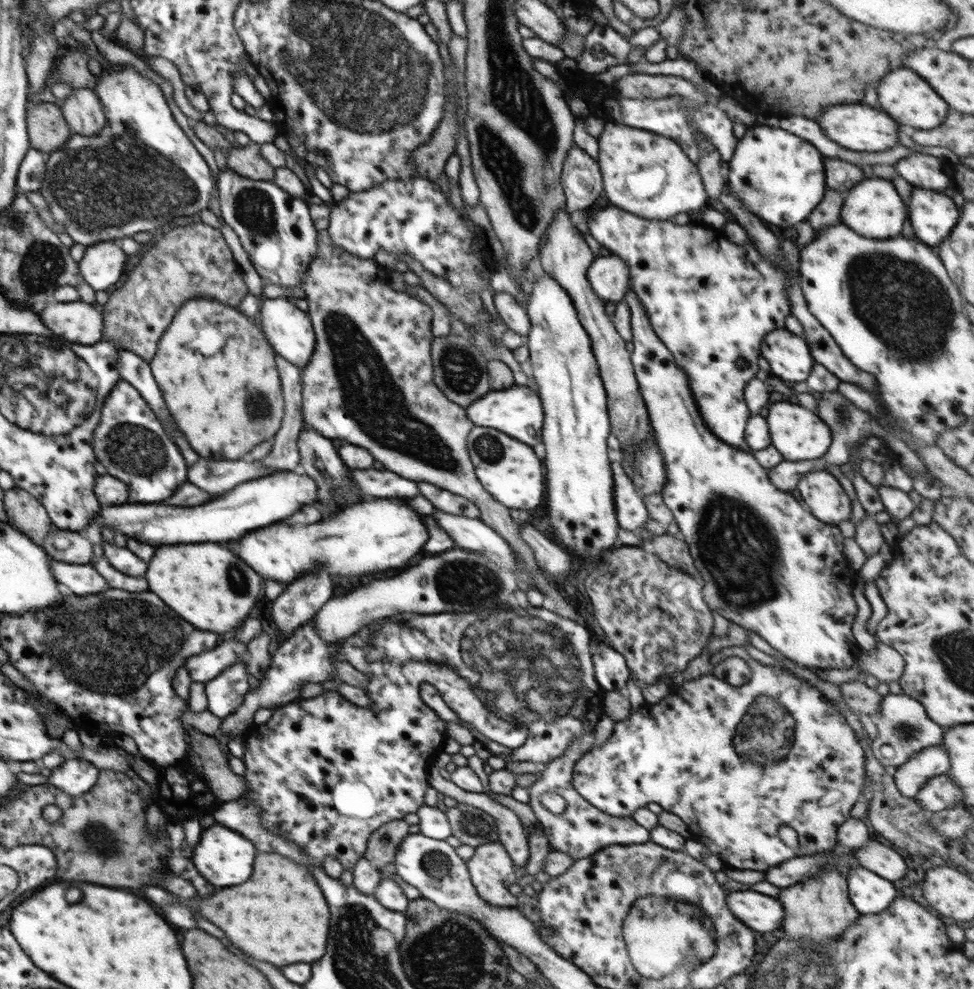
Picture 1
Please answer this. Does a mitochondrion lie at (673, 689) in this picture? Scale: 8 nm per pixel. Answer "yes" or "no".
no

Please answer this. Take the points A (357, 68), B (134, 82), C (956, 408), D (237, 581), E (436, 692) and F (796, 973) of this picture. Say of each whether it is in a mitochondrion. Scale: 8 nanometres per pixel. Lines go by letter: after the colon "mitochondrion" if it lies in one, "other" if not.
A: mitochondrion
B: other
C: other
D: mitochondrion
E: other
F: mitochondrion

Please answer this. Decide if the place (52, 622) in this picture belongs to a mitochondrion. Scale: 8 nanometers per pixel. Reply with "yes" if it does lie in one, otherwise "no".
no

